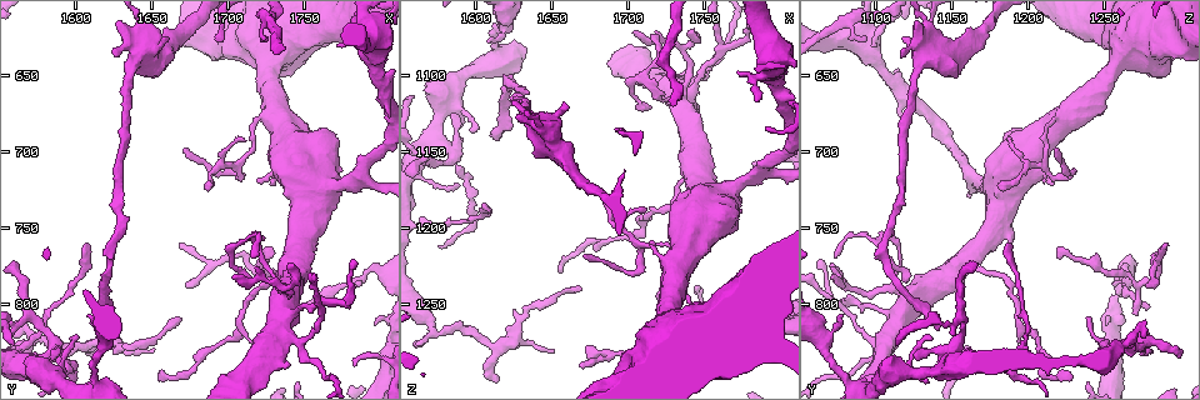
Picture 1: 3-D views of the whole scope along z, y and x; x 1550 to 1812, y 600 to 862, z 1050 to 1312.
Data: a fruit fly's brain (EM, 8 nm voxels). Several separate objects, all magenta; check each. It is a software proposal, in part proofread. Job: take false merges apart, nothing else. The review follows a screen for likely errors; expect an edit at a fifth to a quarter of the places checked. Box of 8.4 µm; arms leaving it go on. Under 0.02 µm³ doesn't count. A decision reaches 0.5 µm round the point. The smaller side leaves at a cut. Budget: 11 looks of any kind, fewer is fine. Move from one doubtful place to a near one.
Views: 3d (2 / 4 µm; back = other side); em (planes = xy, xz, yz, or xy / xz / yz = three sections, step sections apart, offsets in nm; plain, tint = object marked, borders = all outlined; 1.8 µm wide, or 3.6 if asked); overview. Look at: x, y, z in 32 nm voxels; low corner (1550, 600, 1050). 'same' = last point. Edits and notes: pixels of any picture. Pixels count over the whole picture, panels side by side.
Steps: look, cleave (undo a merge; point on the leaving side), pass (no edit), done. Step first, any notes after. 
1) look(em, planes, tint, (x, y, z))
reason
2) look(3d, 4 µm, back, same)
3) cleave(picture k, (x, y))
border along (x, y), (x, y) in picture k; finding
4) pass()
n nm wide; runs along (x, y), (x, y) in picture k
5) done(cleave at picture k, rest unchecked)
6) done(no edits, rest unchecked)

look(3d, 4 µm, (1786, 718, 1164))
two arms in line, one across

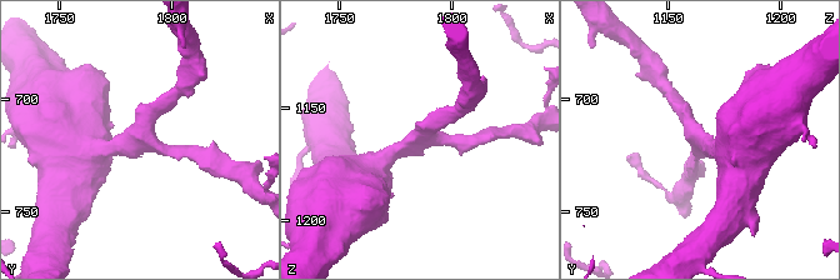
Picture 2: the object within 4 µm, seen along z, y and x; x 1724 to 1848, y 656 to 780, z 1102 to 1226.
look(em, planes, tint, (1786, 717, 1164))
3 arms; arms of 190, 220, 460 nm; now the EM

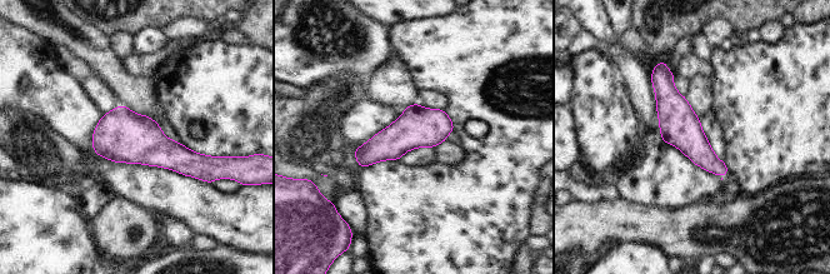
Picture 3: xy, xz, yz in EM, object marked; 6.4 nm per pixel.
pass()
continuous, no second neuron

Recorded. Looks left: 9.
look(em, 3.6 µm, planes, tint, (1640, 638, 1132))
calibre changes

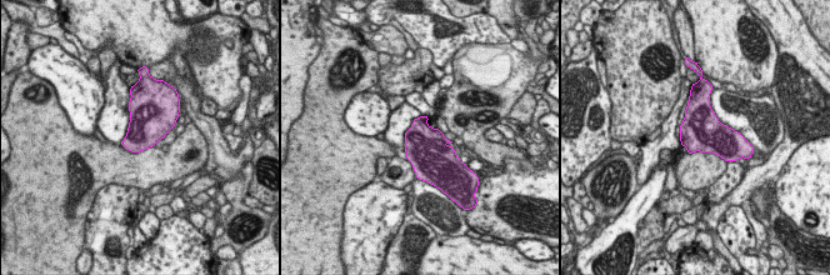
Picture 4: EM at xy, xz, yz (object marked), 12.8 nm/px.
pass()
all the same neuron

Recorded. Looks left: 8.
look(em, 3.6 µm, planes, plain, (1572, 822, 1266))
abrupt turn

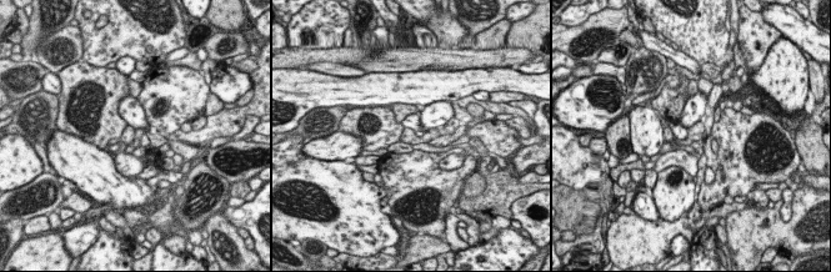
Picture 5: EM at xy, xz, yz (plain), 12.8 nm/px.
look(em, 3.6 µm, planes, tint, same)
where the object lies

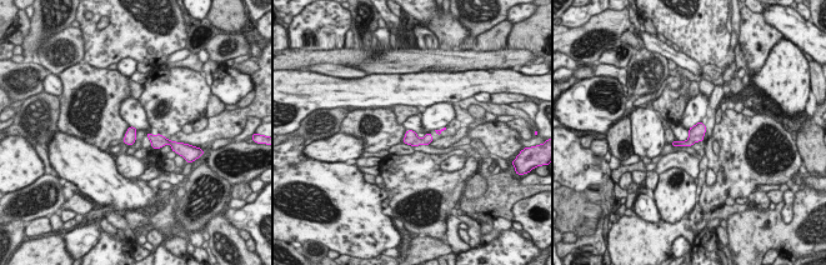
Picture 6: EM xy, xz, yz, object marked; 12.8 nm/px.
pass()
one neuron here

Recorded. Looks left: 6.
look(3d, 2 µm, (1578, 842, 1110))
thick turns thin

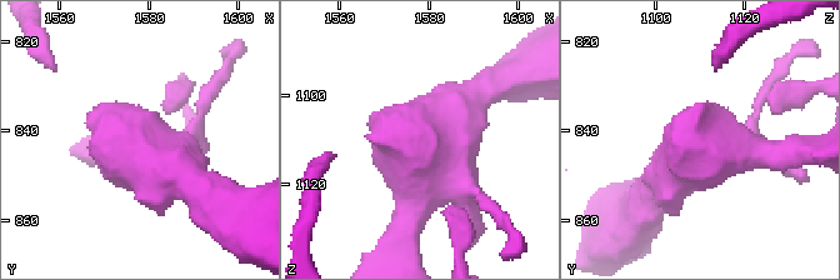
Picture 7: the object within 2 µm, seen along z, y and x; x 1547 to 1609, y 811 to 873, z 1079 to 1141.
look(em, planes, tint, (1580, 844, 1110))

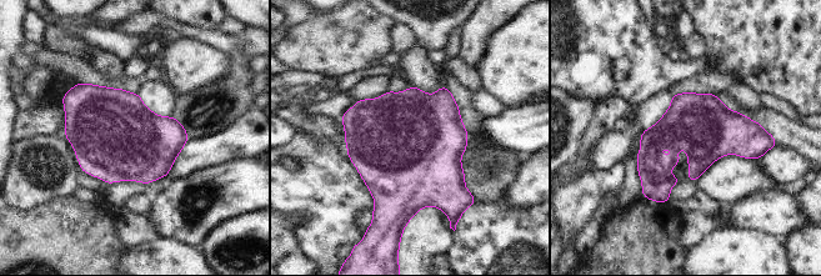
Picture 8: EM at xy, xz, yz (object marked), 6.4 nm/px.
pass()
400 nm wide; one neuron here

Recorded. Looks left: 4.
done(no edits, rest unchecked)

